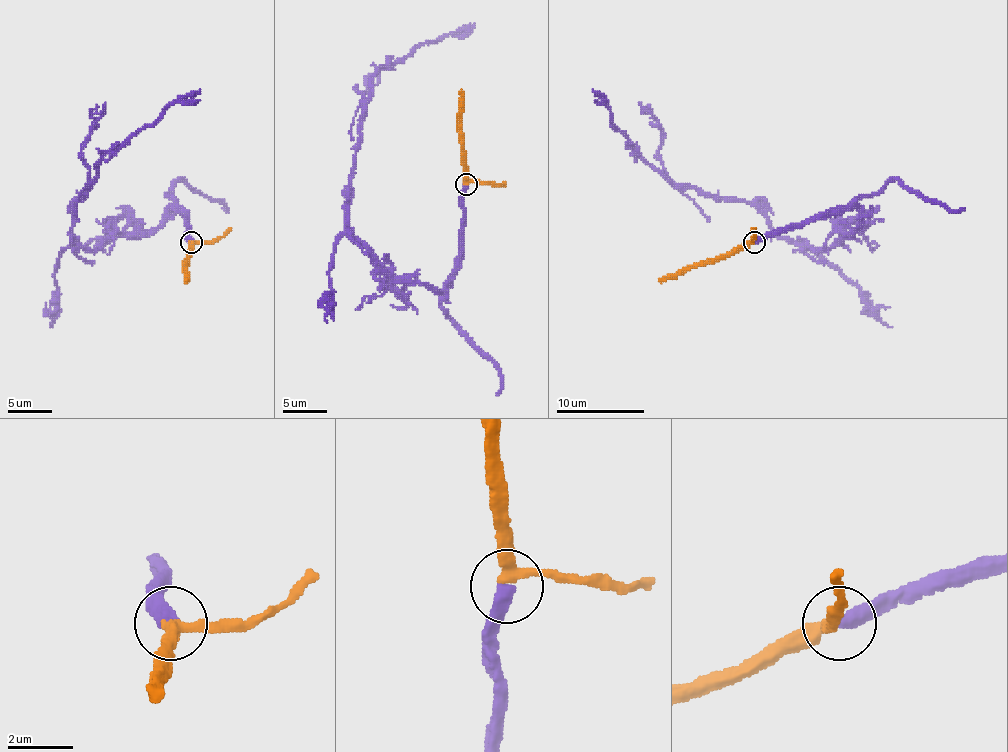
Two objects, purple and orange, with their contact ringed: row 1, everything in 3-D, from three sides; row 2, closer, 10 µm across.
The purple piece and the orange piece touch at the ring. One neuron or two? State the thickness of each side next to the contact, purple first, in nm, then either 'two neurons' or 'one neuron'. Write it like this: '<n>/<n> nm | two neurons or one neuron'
440/320 nm | one neuron

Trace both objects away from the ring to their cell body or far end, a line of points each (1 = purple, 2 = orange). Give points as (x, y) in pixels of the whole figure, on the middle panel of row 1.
1: (465, 184), (461, 256), (441, 289), (397, 283), (347, 226), (349, 184), (371, 80), (417, 47), (474, 23)
2: (465, 184), (461, 89)

